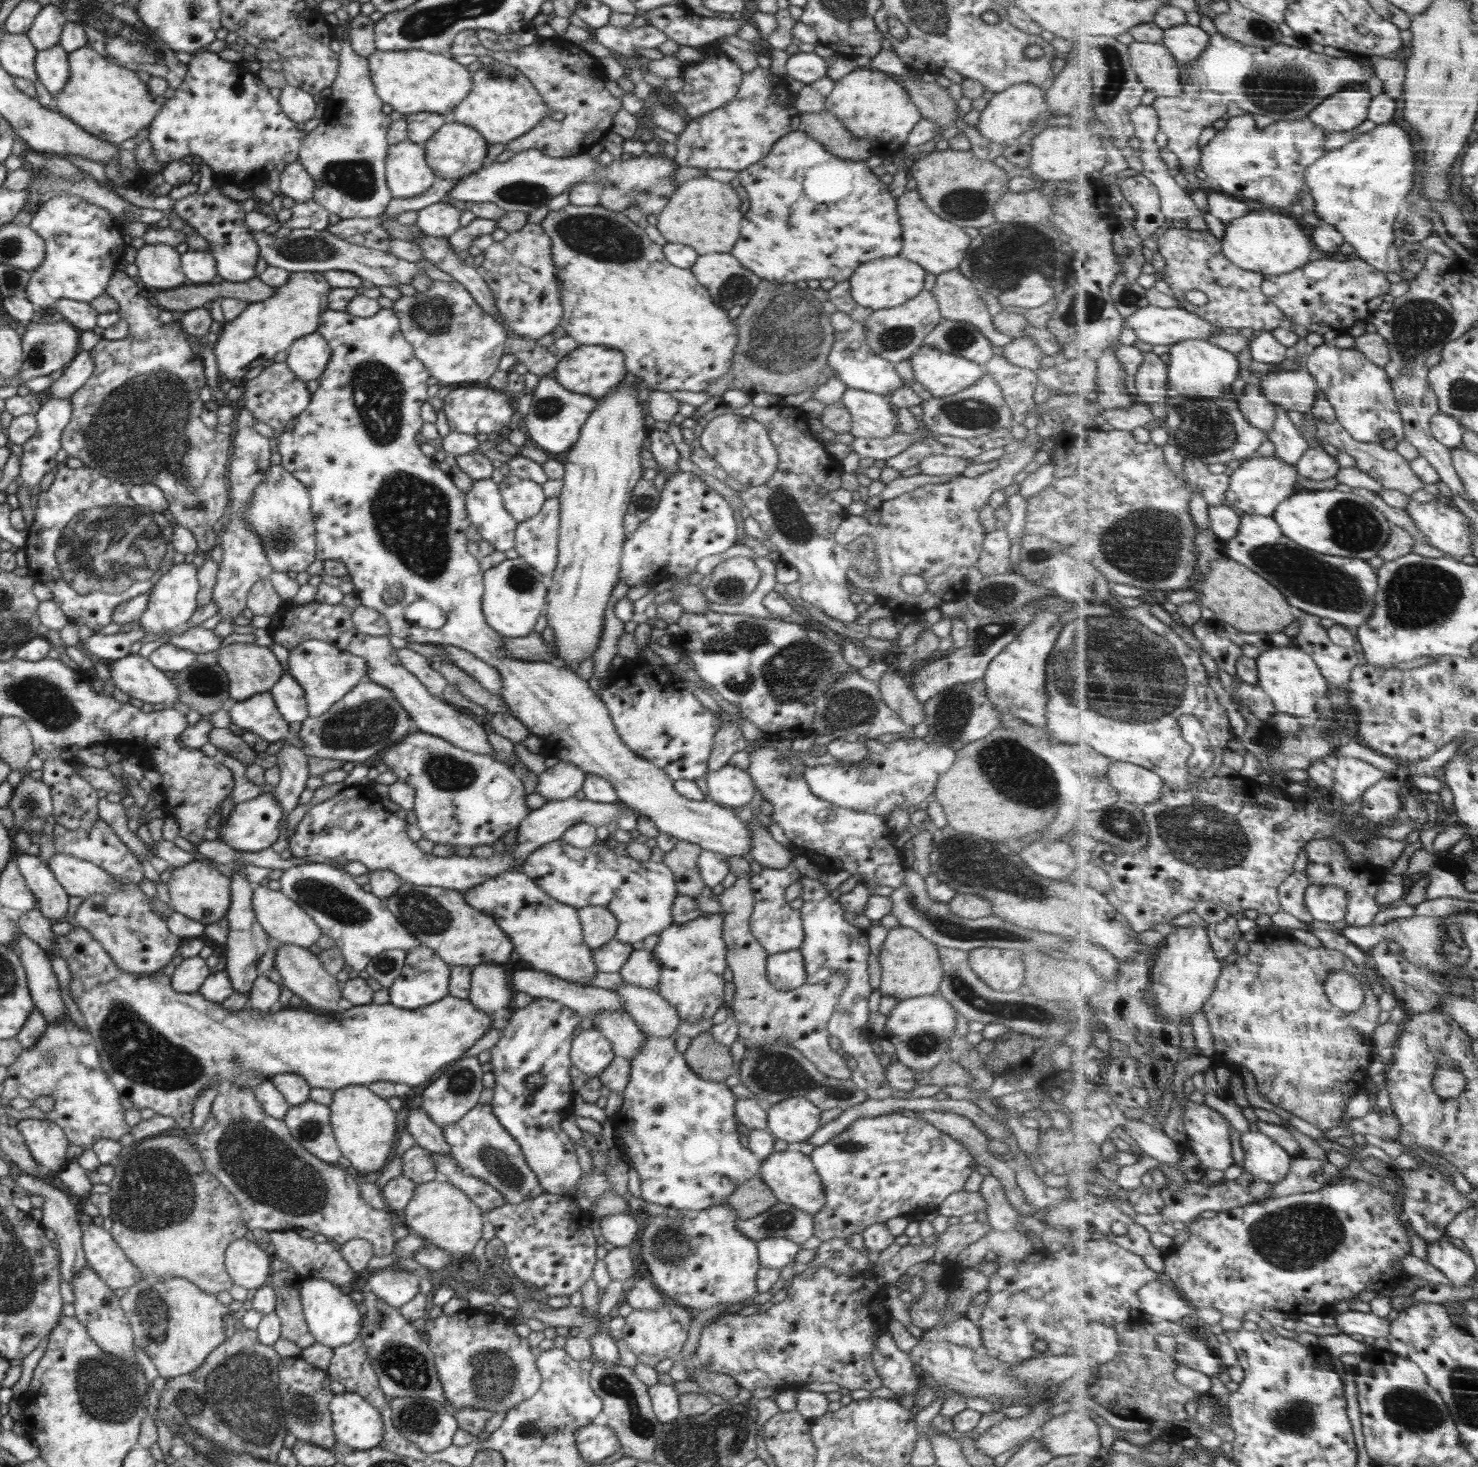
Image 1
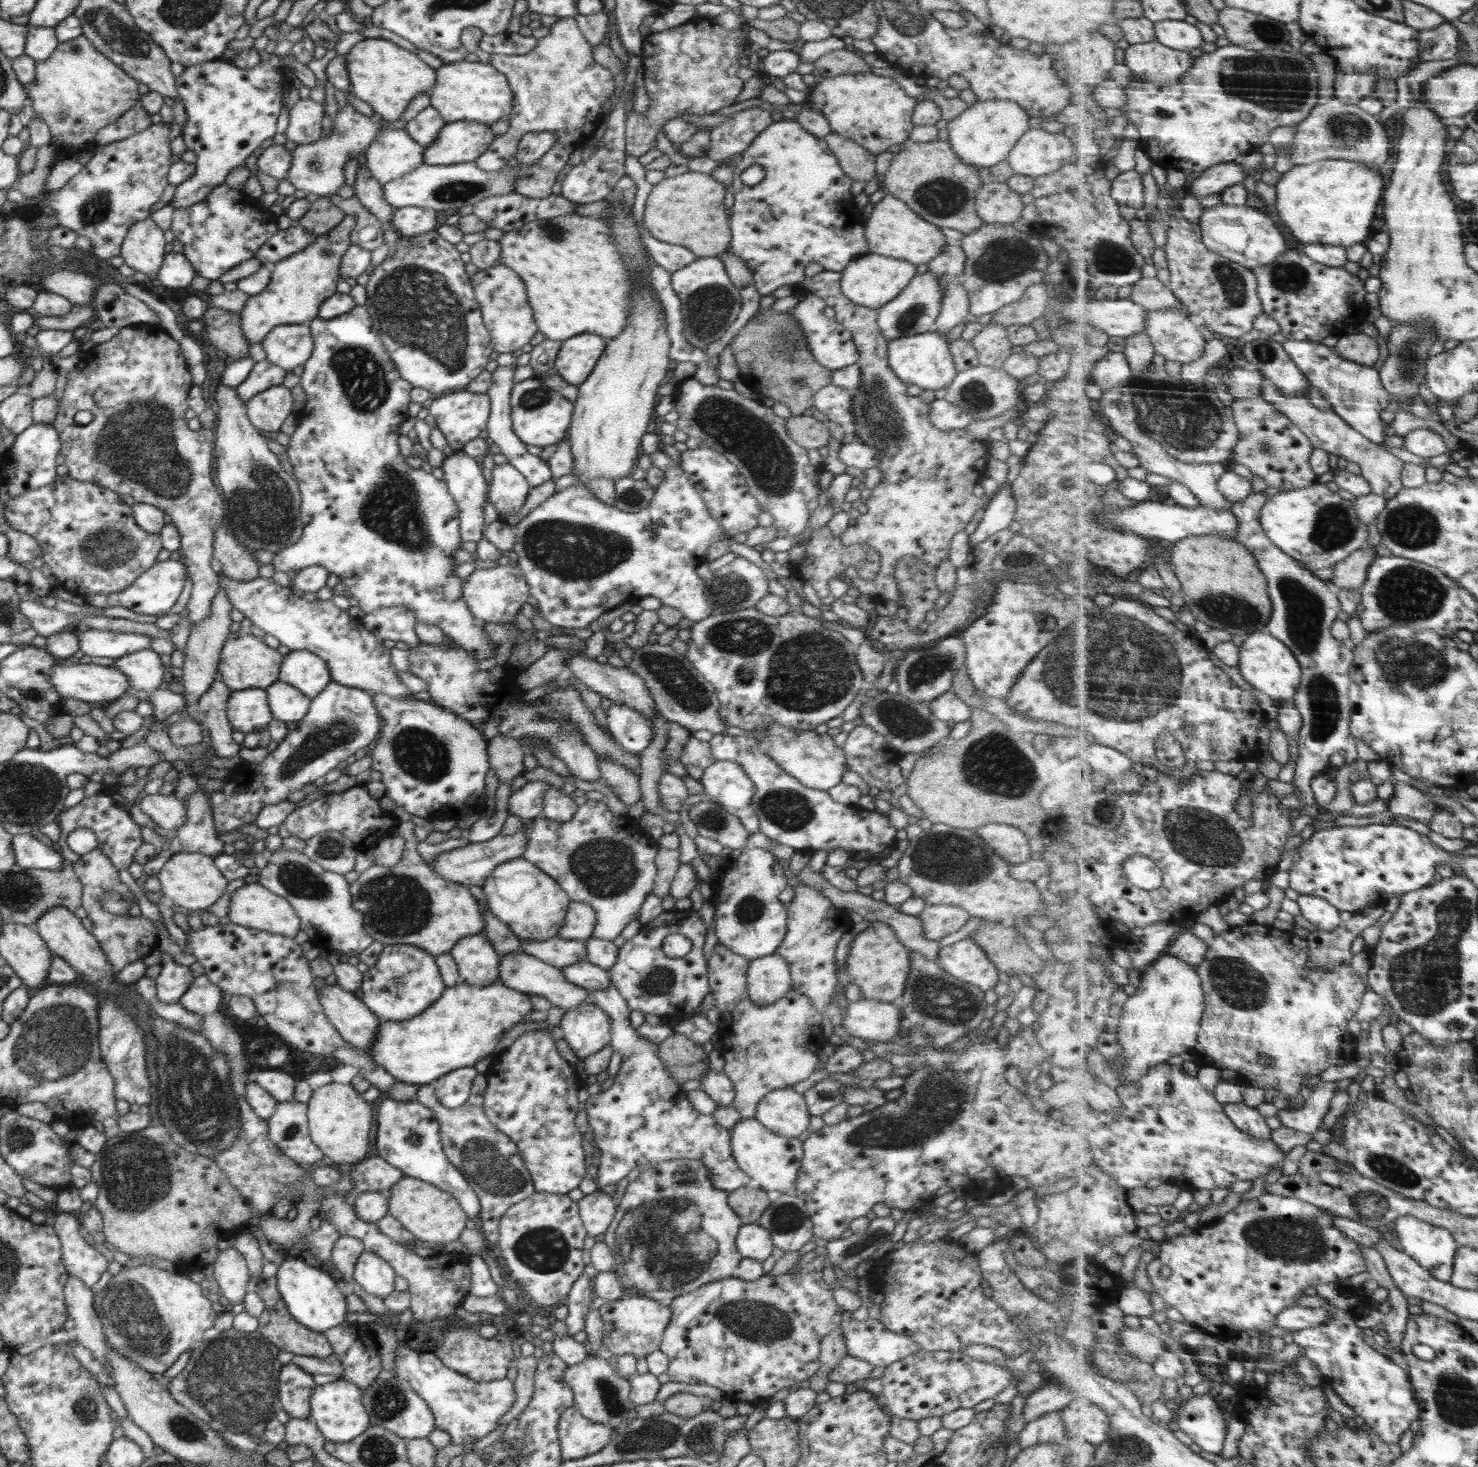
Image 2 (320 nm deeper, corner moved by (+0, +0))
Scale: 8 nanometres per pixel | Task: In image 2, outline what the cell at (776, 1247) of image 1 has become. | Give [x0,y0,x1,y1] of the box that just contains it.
[735,1224,774,1262]

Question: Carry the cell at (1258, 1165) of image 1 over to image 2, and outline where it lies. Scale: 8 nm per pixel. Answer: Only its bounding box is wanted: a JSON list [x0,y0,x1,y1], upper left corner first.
[1225,1103,1273,1140]

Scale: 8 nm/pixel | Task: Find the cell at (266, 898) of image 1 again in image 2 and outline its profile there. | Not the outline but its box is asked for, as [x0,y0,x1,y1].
[230,884,300,937]

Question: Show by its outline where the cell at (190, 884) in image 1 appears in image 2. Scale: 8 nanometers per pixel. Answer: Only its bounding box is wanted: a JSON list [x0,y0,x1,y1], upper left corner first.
[157,852,229,911]

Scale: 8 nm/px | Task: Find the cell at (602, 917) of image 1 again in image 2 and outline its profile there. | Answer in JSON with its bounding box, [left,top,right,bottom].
[558,901,596,941]

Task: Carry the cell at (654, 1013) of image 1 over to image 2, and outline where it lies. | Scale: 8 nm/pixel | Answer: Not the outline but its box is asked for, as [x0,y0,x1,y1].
[561,958,611,990]

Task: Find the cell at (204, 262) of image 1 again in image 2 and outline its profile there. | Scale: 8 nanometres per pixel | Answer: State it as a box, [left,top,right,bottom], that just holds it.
[157,254,196,288]

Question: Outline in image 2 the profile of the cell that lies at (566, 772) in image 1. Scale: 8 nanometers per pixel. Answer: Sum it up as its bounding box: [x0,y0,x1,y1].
[508,781,550,821]

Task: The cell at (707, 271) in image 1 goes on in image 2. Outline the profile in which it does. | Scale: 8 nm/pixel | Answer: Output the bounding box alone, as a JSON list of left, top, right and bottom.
[670,257,742,349]

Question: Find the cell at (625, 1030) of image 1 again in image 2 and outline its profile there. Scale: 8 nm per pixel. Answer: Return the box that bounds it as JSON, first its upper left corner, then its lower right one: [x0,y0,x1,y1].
[499,951,590,1011]

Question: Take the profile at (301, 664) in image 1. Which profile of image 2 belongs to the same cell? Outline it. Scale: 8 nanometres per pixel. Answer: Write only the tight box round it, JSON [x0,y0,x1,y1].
[278,650,332,699]

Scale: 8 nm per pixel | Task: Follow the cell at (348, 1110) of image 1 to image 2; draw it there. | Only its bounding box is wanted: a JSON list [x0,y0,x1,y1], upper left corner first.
[307,1084,374,1167]

